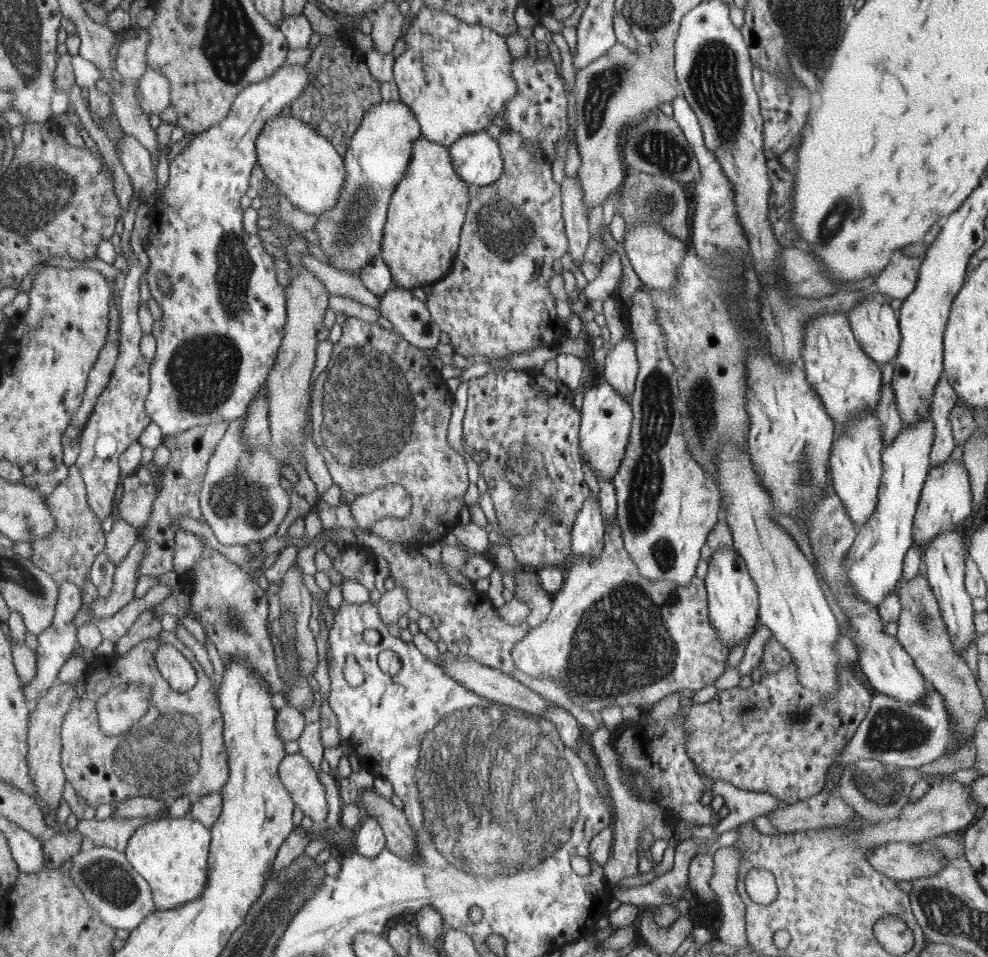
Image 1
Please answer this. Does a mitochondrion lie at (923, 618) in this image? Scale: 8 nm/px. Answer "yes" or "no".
yes

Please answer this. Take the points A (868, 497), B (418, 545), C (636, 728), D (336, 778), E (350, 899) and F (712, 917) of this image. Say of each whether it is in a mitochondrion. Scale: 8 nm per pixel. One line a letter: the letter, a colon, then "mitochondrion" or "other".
A: other
B: other
C: other
D: other
E: other
F: other

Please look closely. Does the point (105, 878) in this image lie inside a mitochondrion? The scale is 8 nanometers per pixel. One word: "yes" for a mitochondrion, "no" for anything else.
yes

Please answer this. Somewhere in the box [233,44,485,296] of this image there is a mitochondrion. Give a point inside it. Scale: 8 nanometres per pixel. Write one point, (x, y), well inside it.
(358, 213)

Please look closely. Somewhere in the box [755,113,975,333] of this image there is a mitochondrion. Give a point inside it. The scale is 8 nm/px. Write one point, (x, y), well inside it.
(830, 228)

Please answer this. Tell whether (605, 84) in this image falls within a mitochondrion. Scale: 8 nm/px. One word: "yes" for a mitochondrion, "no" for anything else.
yes

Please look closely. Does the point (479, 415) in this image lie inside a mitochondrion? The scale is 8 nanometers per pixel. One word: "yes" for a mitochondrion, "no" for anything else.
no

